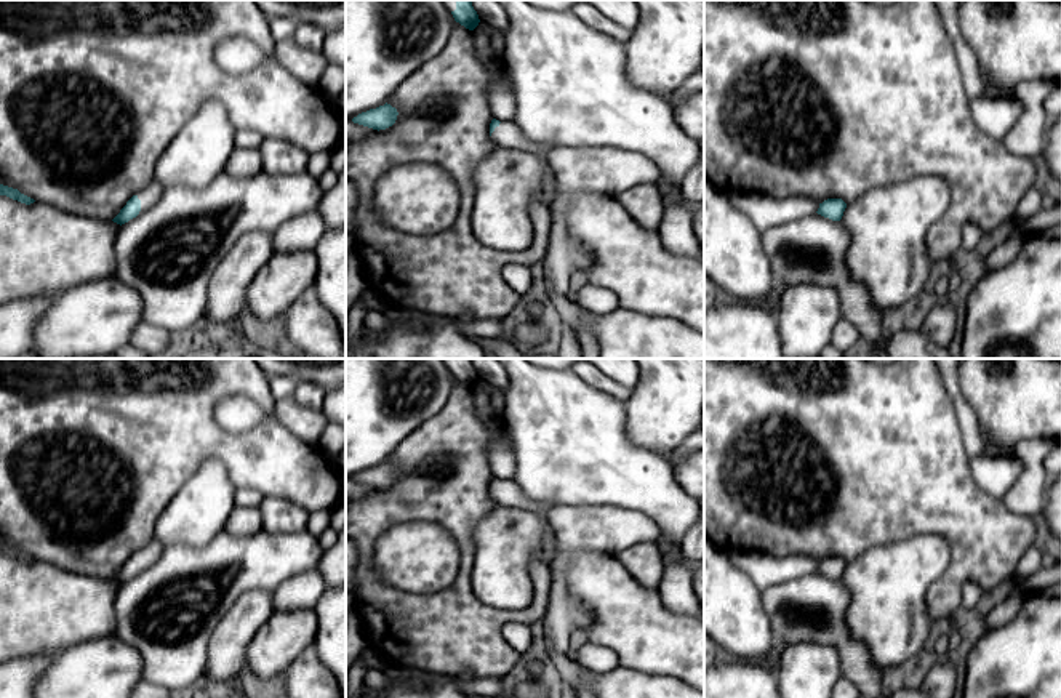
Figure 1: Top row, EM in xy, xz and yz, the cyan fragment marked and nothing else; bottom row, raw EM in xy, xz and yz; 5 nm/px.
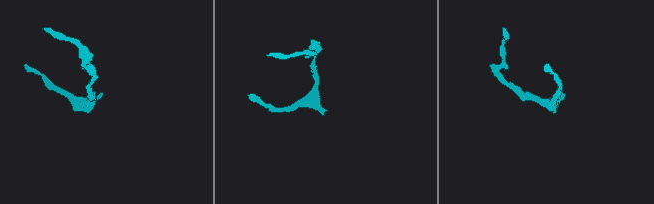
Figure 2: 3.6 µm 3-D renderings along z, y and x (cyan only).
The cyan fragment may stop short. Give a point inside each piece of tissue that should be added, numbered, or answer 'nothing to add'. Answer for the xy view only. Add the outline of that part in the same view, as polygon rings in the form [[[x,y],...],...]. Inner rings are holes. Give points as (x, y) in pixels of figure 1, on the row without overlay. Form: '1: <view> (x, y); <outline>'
1: xy (152, 551); [[[152,540],[146,548],[139,549],[136,552],[138,557],[141,559],[141,570],[139,572],[154,565],[155,560],[162,556],[163,549],[165,549],[165,546],[157,540]]]

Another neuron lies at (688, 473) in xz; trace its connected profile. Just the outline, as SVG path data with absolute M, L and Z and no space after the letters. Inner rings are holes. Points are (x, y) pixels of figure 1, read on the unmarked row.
M704 450L688 453L672 467L679 485L699 503L704 501Z

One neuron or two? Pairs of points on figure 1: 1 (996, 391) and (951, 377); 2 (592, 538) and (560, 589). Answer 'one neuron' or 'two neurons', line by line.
1: two neurons
2: one neuron

